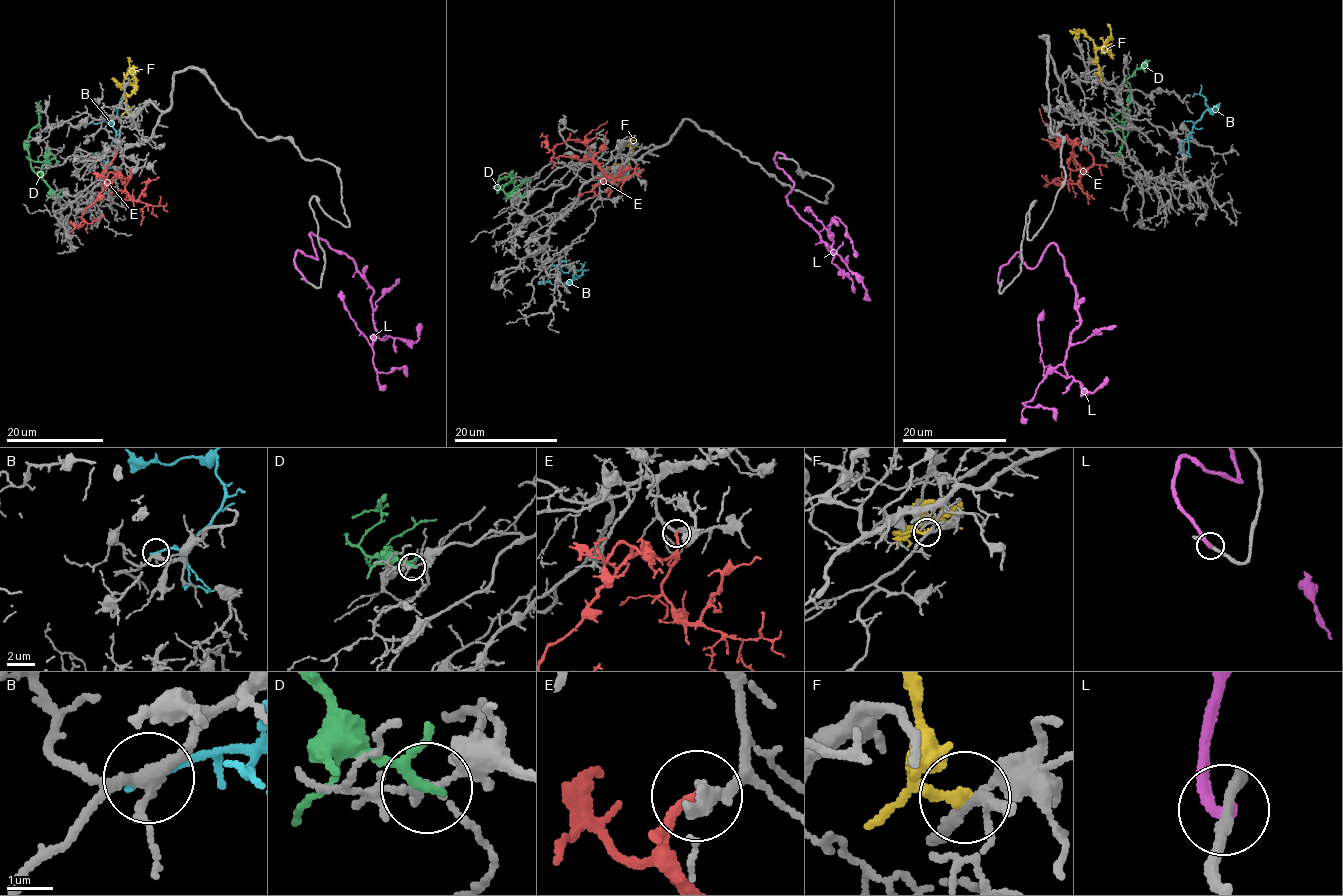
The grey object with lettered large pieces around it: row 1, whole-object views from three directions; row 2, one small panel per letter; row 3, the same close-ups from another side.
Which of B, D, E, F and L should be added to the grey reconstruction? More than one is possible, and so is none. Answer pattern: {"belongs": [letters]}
{"belongs": ["E"]}

